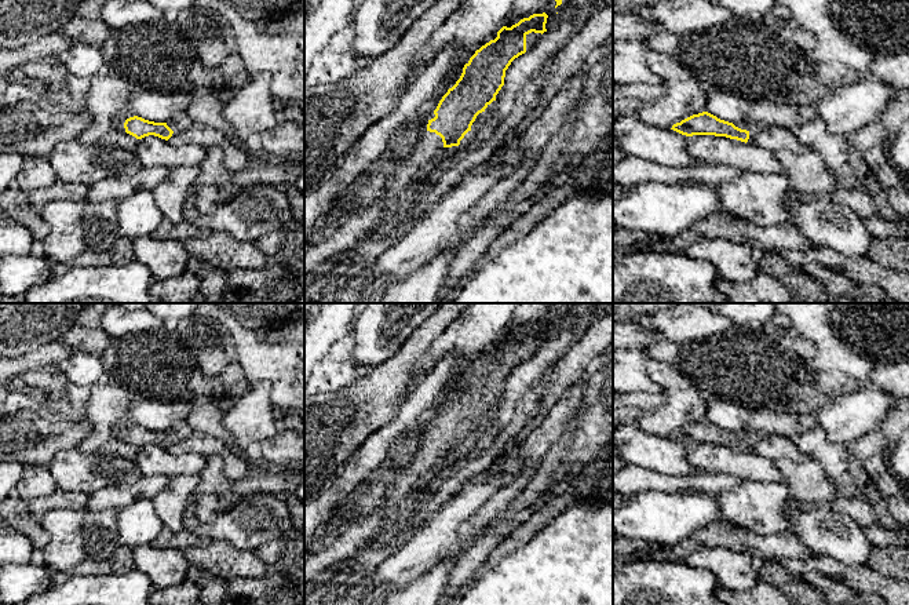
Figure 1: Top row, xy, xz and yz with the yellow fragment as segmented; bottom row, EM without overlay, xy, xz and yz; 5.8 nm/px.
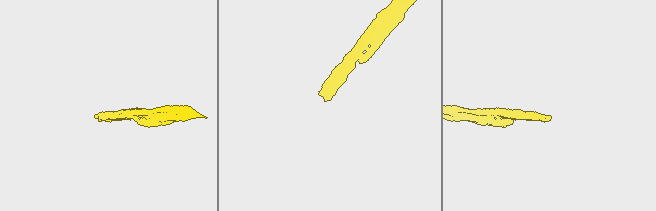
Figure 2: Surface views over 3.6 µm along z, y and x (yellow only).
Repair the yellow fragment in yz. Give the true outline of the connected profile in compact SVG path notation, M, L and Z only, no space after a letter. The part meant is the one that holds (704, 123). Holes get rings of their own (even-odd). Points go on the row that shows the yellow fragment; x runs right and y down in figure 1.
M702 112L673 124L671 130L686 136L715 135L737 139L746 143L748 139L760 130L760 127L748 117L733 124L720 120L708 112Z

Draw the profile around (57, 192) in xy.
M56 181L54 185L48 187L43 187L32 192L30 203L36 209L43 208L50 201L81 201L87 198L90 186L83 183L65 183L62 181Z

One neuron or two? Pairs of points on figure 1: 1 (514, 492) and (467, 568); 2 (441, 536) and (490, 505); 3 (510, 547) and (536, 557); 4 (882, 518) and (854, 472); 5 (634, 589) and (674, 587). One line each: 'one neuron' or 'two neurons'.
1: two neurons
2: two neurons
3: two neurons
4: one neuron
5: one neuron

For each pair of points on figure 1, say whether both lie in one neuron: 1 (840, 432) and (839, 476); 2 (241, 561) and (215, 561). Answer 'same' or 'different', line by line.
1: different
2: same

